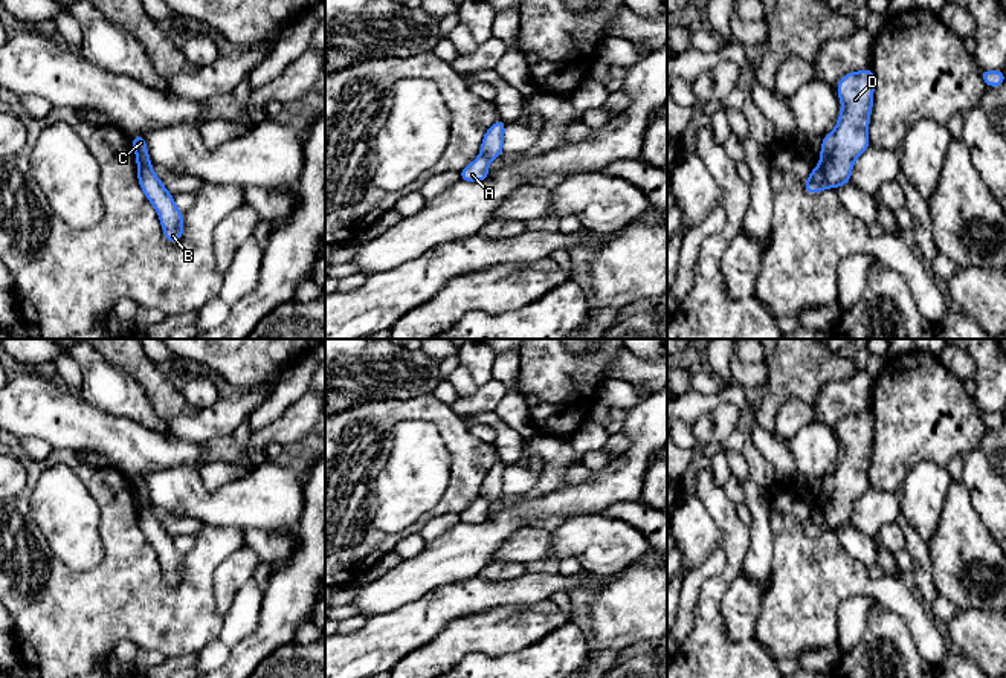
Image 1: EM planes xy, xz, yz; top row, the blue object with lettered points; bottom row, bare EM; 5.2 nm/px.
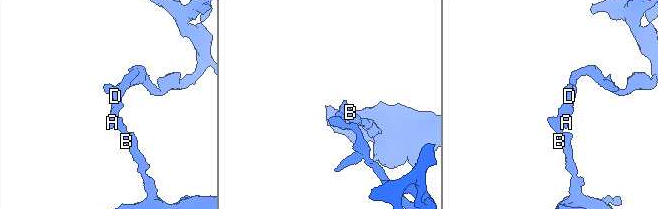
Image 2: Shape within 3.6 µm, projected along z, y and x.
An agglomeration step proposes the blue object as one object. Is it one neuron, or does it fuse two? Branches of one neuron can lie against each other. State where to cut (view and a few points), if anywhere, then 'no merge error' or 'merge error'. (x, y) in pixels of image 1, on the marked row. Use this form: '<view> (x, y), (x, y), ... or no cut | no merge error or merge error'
yz (820, 165), (829, 187) | merge error

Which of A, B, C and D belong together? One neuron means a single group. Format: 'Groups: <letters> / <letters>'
Groups: A C D / B

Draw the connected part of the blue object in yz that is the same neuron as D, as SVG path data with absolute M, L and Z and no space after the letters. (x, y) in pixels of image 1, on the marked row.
M870 67L844 75L837 93L841 113L832 133L823 136L820 166L829 188L850 183L855 160L870 147L867 128L873 107L875 78Z

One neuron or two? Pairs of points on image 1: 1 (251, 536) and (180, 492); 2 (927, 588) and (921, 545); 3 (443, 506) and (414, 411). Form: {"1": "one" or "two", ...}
{"1": "two", "2": "one", "3": "one"}

